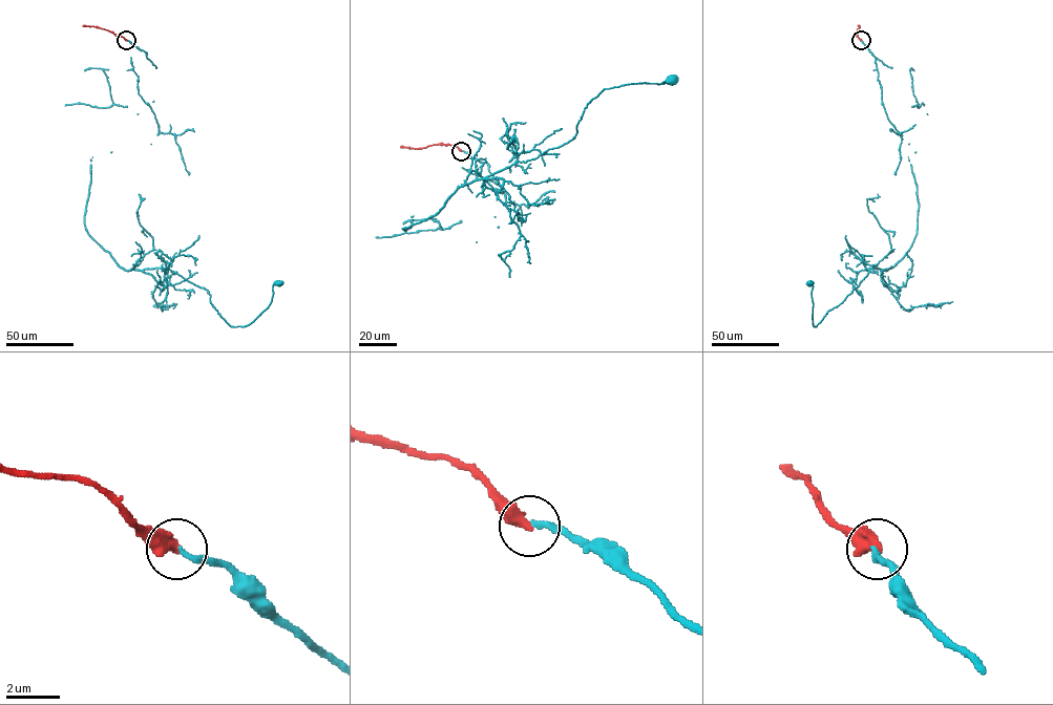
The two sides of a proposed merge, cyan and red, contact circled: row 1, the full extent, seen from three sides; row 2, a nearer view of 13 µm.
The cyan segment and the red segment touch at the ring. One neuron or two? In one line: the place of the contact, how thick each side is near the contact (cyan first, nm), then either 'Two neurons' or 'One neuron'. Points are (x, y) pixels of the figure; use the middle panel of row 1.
Place: (461, 151). Thickness 240 nm (cyan) against 500 nm. One neuron

